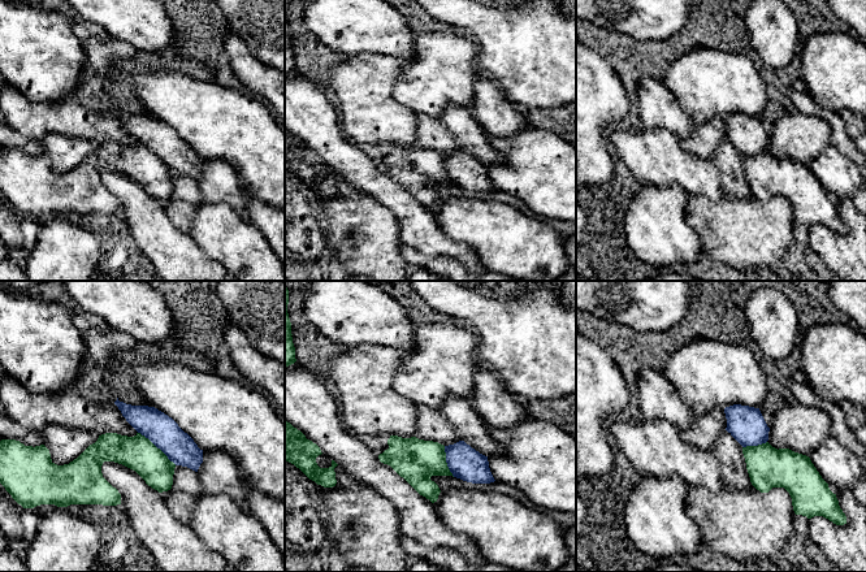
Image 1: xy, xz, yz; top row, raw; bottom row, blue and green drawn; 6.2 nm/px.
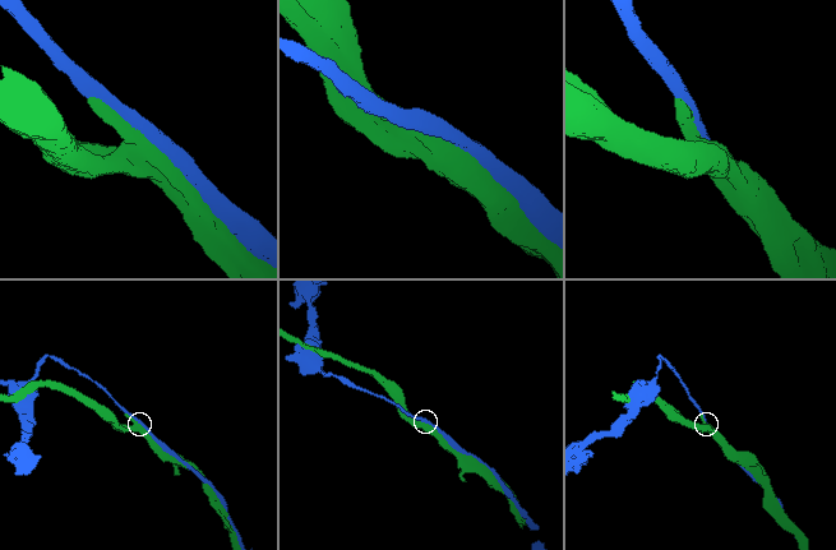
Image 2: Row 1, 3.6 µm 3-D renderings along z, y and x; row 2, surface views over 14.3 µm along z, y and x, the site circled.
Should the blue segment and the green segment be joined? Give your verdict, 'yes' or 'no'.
no

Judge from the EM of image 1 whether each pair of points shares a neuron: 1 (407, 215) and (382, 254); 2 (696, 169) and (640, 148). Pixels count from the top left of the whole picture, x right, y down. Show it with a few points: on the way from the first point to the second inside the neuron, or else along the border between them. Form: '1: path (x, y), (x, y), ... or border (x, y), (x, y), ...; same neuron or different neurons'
1: border (381, 203), (394, 216), (402, 242); different neurons
2: path (682, 168), (654, 156); same neuron

